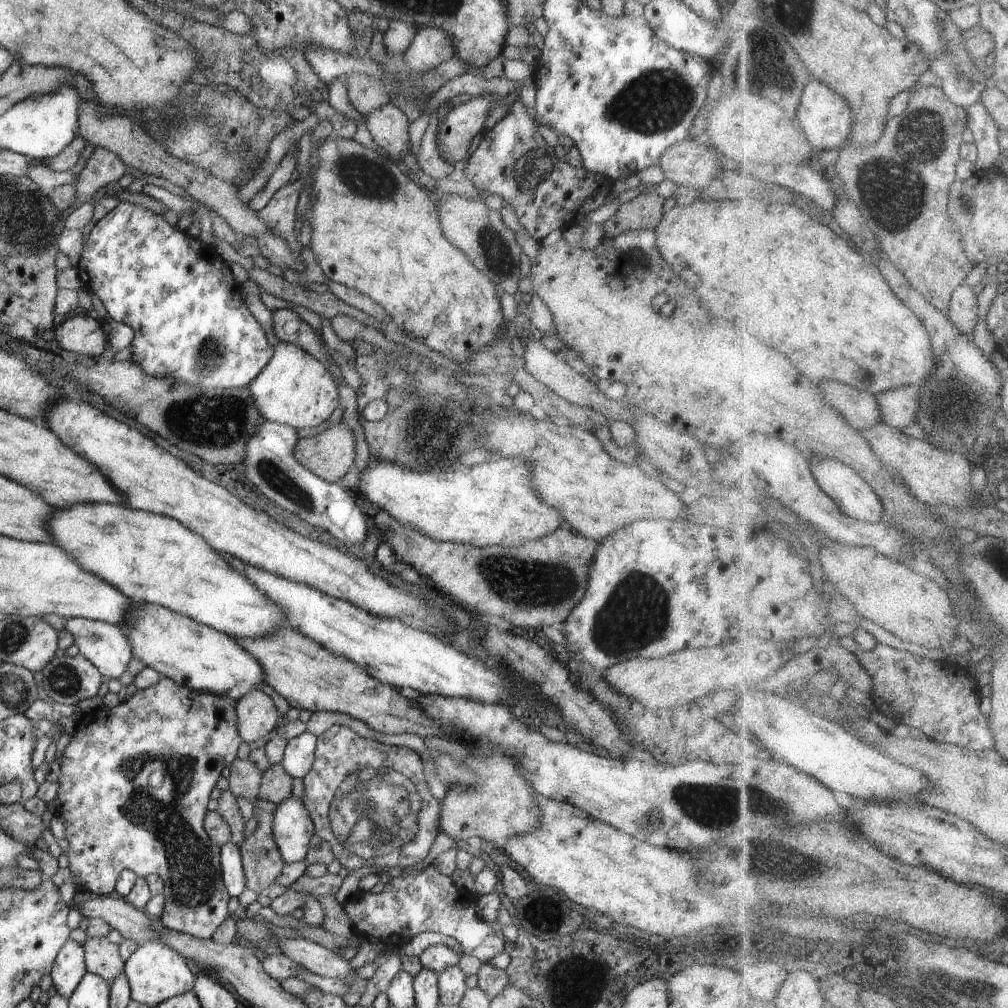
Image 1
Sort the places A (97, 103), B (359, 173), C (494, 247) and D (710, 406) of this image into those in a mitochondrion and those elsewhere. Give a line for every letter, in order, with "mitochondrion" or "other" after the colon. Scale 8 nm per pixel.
A: other
B: mitochondrion
C: mitochondrion
D: mitochondrion

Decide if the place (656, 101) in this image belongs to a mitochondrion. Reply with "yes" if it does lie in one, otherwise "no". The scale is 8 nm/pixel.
yes

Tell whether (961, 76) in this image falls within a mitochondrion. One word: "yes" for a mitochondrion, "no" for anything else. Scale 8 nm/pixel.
yes

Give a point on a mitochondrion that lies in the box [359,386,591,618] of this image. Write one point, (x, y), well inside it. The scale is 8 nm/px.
(529, 582)

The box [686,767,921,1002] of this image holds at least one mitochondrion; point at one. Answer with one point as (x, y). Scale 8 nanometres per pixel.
(770, 858)

